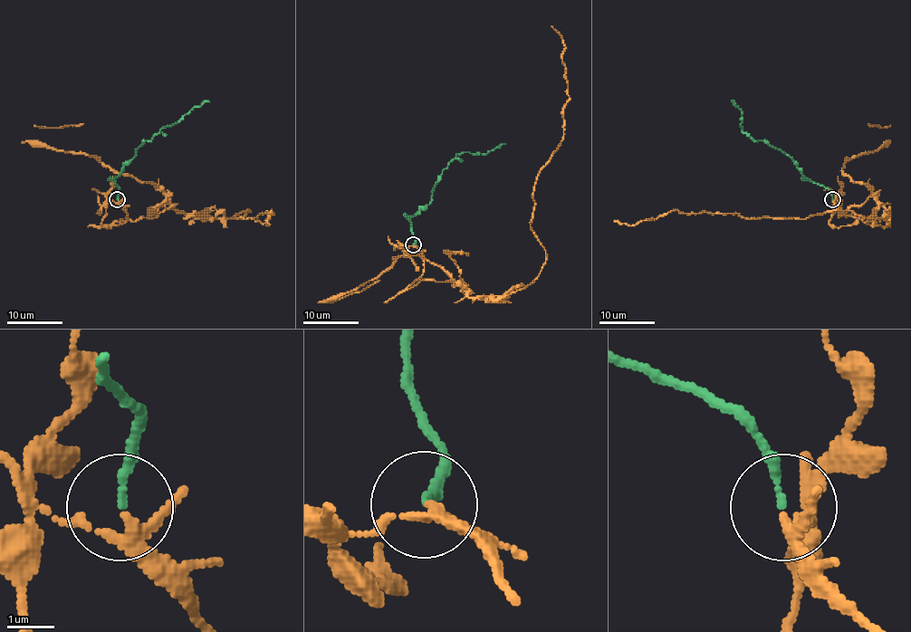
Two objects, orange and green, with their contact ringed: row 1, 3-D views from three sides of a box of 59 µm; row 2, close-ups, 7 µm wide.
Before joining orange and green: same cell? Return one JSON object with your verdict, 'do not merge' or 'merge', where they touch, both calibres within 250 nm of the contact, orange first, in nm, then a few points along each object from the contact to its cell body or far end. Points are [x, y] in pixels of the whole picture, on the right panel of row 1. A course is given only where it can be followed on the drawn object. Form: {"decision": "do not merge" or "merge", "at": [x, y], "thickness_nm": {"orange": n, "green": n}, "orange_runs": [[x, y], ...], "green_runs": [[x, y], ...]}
{"decision": "do not merge", "at": [832, 199], "thickness_nm": {"orange": 150, "green": 140}, "orange_runs": [[832, 199], [866, 222], [877, 206], [885, 215], [745, 219], [674, 209], [629, 225], [614, 220]], "green_runs": [[832, 199], [827, 188], [806, 179], [788, 156], [743, 130], [741, 110], [732, 101]]}

